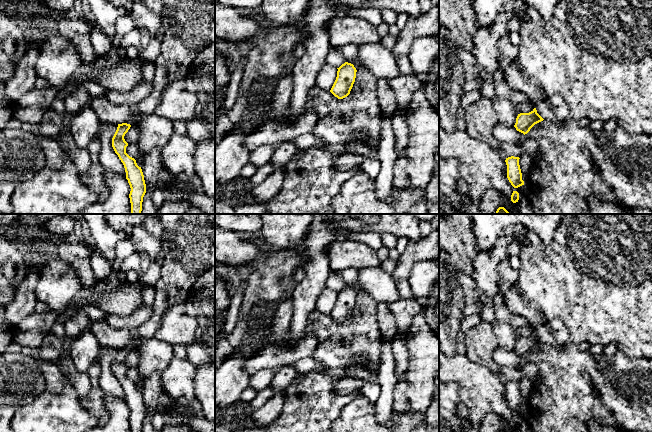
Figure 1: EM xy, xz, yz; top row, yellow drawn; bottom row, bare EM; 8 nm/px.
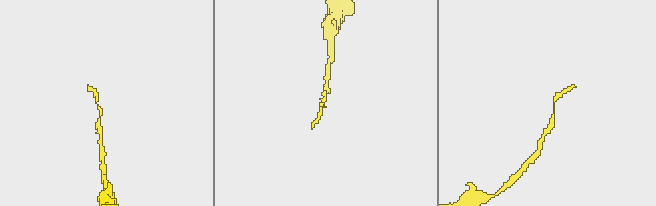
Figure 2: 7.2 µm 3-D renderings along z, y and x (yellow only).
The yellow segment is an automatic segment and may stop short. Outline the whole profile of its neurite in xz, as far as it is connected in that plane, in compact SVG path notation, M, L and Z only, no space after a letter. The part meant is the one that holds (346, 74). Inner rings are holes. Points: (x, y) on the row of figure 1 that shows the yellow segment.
M345 62L337 69L337 77L330 92L338 99L343 99L350 94L357 70L353 64L348 62Z

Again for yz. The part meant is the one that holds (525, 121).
M534 108L529 113L520 113L516 118L516 123L514 127L517 131L527 134L530 129L537 123L543 121L544 119L537 113L536 108Z

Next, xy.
M127 123L118 124L117 130L112 138L112 147L119 159L124 165L126 179L130 185L129 194L131 203L131 214L141 214L143 197L146 193L146 184L141 167L136 160L126 153L128 143L124 136L130 129L131 125Z

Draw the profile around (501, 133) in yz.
M570 116L563 122L543 120L525 135L515 127L496 123L493 135L498 141L509 144L522 144L527 139L538 143L539 157L532 163L524 181L525 195L534 214L590 214L587 200L592 196L624 209L652 210L652 136L630 134L621 126L611 133L604 130L594 132L590 127L580 126Z

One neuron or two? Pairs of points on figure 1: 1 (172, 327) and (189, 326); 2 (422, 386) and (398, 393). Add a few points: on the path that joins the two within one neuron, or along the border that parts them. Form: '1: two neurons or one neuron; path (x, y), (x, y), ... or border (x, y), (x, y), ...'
1: one neuron; path (176, 327), (185, 326)
2: two neurons; border (405, 377), (407, 381), (407, 411)

